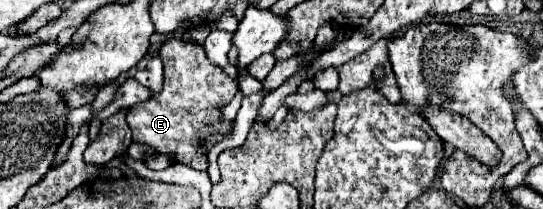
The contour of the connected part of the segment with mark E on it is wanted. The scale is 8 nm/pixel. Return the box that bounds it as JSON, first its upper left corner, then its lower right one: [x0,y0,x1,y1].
[128,39,232,171]

